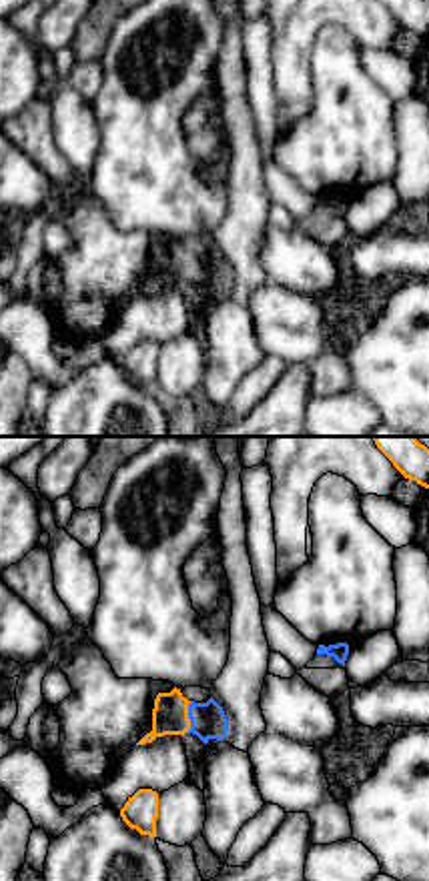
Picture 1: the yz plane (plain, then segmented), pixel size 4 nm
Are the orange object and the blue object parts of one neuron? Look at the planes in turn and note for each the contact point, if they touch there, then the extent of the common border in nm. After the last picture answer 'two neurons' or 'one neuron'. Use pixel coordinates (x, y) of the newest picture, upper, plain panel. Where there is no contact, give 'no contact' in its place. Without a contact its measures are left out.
(187, 269) | 130 nm

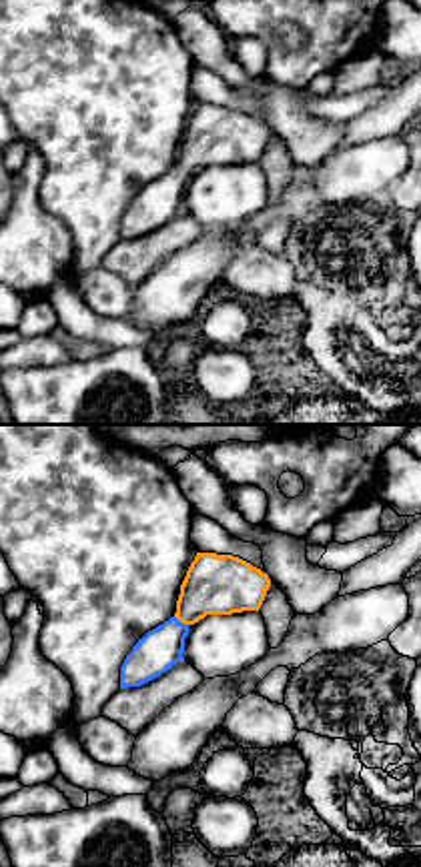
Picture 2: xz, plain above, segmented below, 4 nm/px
(181, 173) | 70 nm

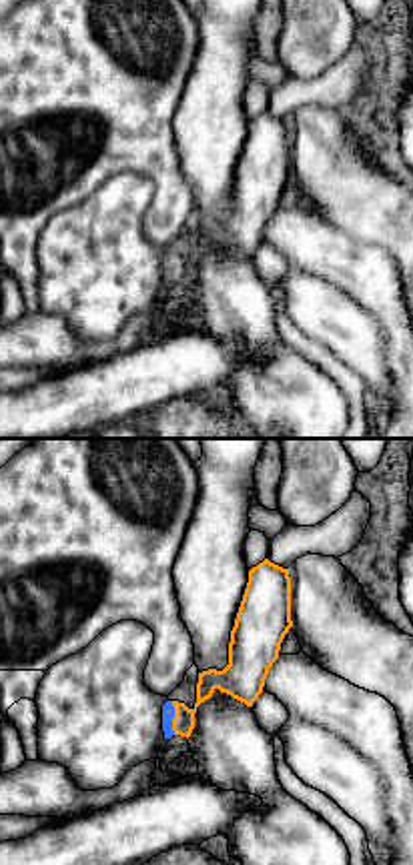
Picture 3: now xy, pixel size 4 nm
(173, 269) | 140 nm

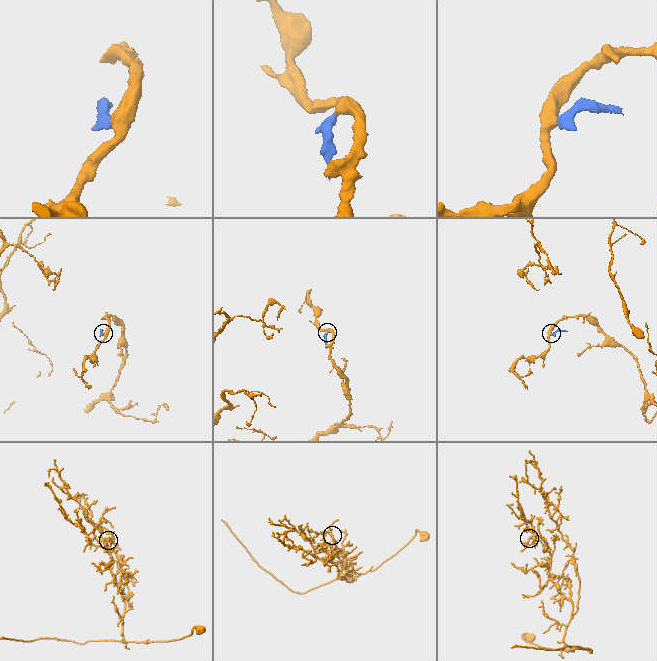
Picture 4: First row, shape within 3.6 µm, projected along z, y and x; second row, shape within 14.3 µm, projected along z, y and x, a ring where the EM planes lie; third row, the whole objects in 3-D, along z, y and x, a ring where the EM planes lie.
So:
one neuron

